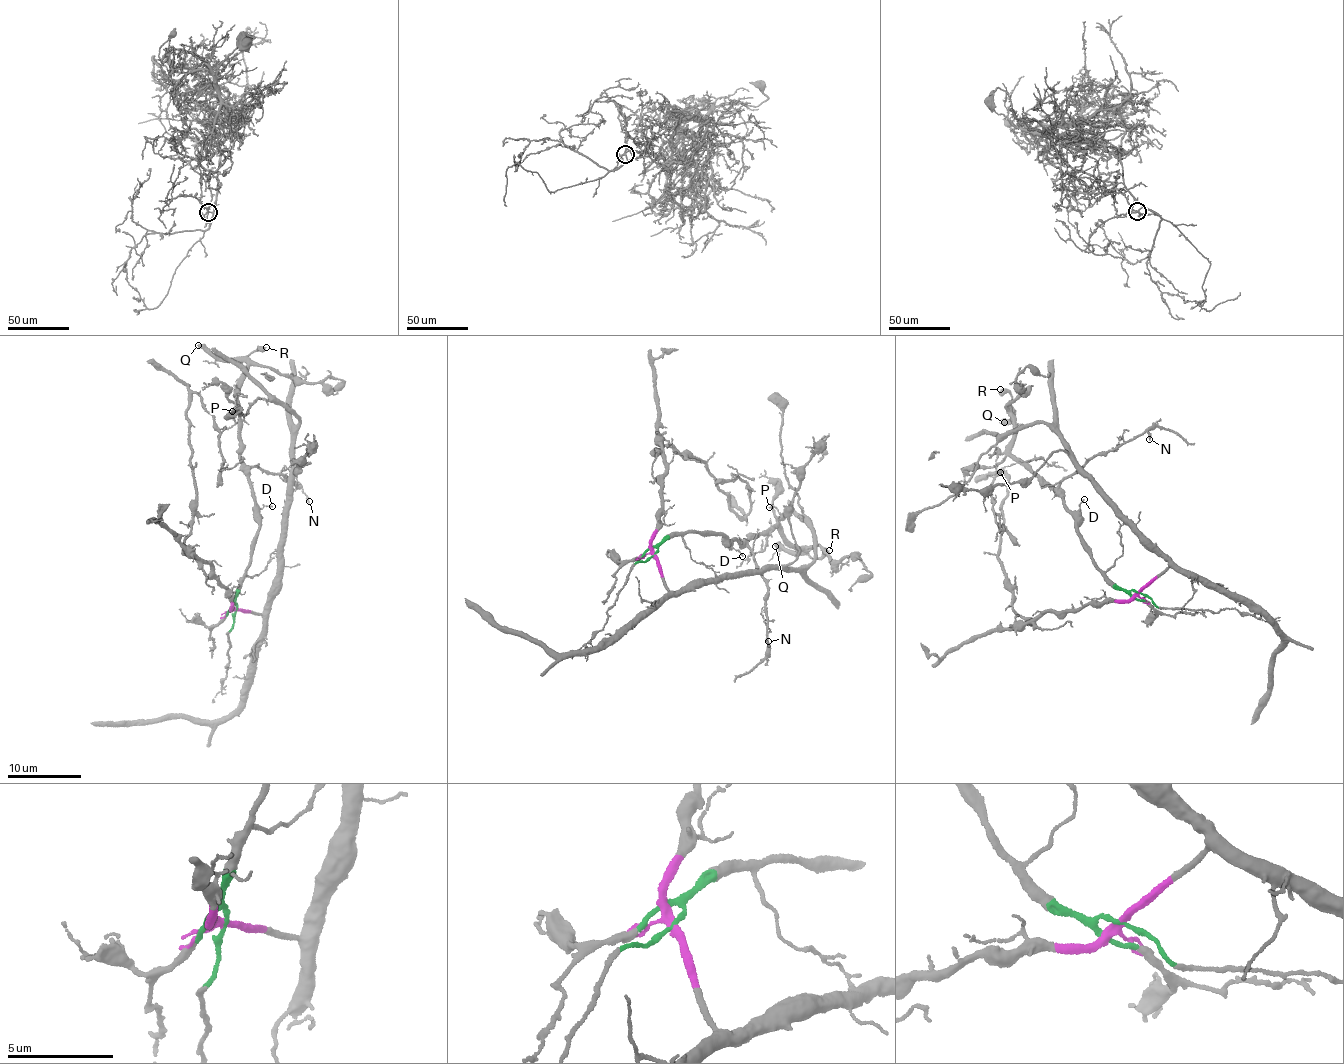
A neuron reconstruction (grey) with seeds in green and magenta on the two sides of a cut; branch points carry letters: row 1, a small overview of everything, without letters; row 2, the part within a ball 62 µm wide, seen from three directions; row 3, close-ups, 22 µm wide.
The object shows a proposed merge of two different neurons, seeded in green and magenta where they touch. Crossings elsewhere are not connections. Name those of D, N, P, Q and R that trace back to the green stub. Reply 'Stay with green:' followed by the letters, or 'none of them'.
Stay with green: D, N, P, Q, R

